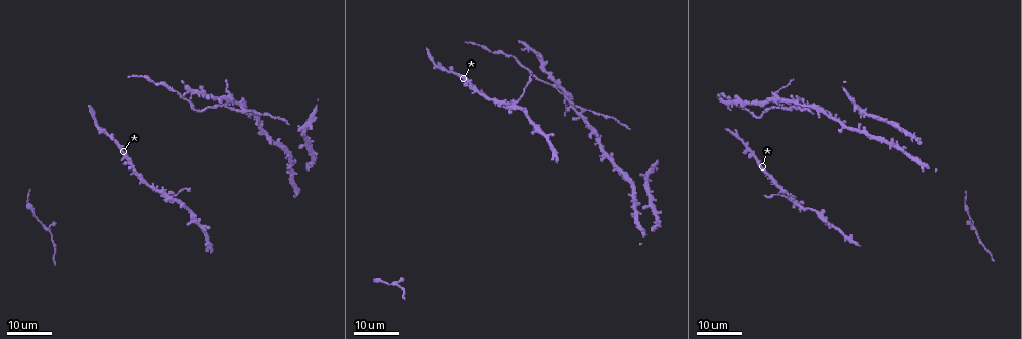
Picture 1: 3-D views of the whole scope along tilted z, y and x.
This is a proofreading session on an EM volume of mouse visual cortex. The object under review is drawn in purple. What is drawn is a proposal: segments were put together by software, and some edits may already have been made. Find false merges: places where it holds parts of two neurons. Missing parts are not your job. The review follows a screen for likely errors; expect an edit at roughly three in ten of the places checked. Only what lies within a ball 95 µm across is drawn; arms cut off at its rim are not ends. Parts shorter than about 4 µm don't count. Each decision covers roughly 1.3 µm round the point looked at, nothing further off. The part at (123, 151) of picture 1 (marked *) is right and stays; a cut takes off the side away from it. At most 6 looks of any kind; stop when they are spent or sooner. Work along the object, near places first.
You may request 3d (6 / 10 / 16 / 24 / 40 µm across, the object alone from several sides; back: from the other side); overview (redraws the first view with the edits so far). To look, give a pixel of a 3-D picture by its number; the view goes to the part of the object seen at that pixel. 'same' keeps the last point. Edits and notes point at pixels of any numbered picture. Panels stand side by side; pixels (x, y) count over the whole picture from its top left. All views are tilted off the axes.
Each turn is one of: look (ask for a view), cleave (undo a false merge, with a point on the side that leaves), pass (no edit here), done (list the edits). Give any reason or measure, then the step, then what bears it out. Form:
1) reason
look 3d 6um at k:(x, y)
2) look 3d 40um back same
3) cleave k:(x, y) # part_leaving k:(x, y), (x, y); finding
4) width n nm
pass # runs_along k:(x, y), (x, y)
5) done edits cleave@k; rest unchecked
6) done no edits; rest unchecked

look 3d 24um at 1:(792, 203)

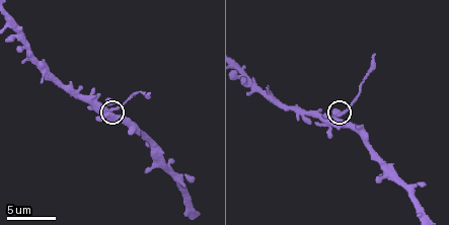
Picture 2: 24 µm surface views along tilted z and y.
look 3d 6um at 2:(110, 110)

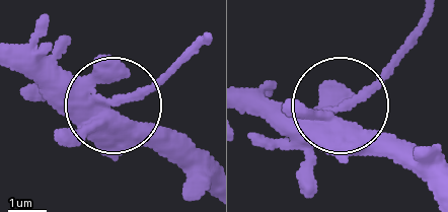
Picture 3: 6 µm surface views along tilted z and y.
width 420 nm
cleave 3:(157, 87) # part_leaving 3:(103, 98), (140, 92), (201, 37); a second neuron is stuck on

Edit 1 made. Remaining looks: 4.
look overview

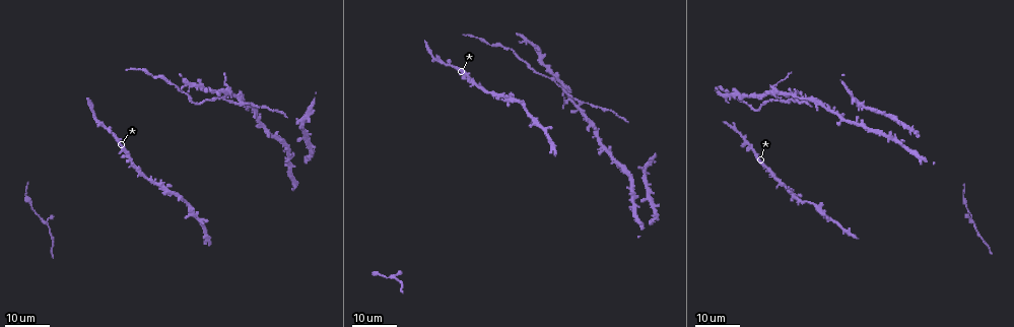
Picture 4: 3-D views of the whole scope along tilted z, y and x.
three-way junction
look 3d 16um at 4:(242, 103)

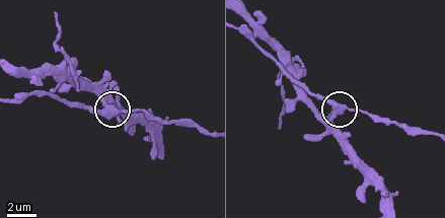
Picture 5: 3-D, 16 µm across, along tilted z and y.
zoom in
look 3d 6um at 5:(337, 112)

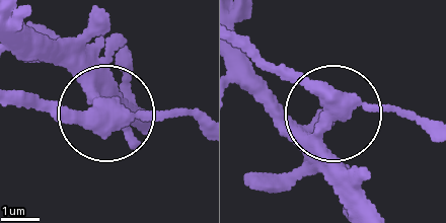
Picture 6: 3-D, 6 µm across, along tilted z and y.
arms 3
cleave 6:(56, 100) # part_leaving 6:(98, 107), (16, 110); two neurons meet here

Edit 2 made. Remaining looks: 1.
done edits cleave@3, cleave@6; rest unchecked

